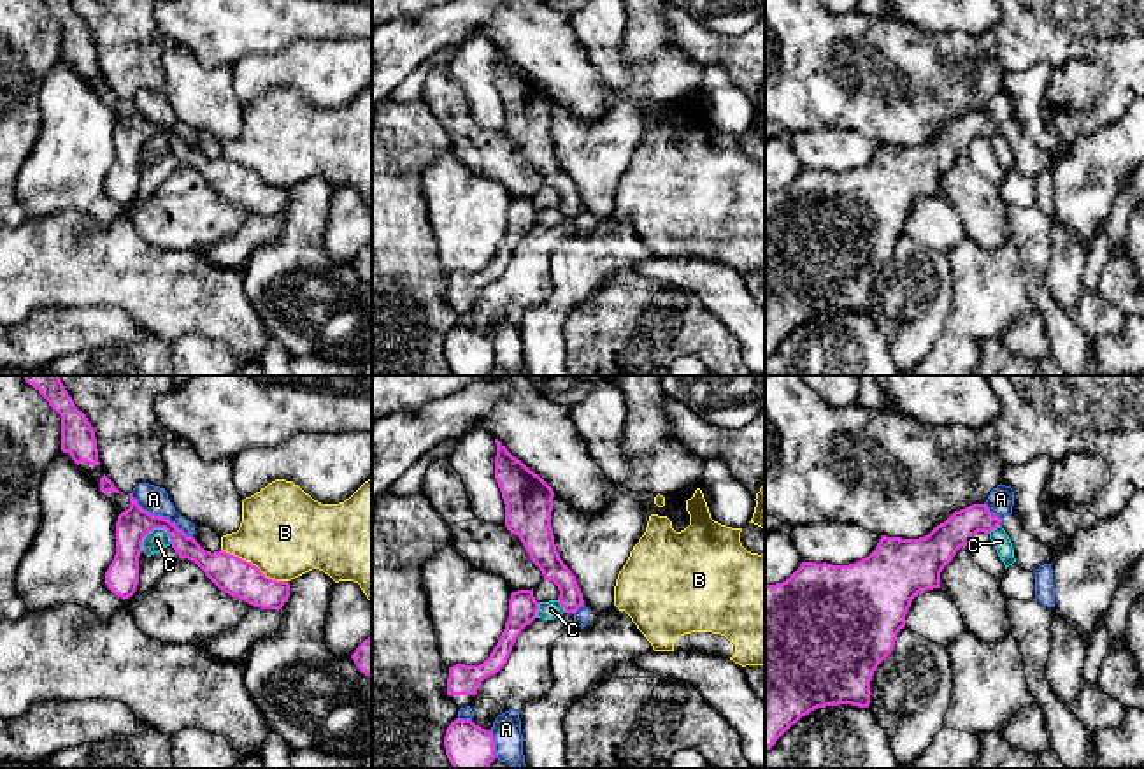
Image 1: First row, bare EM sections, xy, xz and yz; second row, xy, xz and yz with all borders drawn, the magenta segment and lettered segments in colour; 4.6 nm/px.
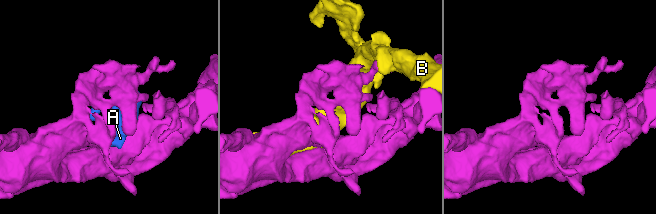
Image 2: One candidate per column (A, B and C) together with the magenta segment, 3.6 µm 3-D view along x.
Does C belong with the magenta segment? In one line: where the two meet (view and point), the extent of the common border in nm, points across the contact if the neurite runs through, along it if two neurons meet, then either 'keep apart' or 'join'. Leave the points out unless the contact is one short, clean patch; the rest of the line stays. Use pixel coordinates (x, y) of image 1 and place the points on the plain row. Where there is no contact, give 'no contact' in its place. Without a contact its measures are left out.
contact xy (150, 137); length 160 nm; border xy (167, 137), (151, 137), (142, 146), (141, 157); keep apart

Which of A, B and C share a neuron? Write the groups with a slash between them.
A B C

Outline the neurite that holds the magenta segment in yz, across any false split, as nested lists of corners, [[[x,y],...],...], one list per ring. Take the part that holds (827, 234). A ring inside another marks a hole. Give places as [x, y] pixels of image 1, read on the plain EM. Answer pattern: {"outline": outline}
{"outline": [[[986,111],[955,118],[944,130],[919,146],[881,142],[876,156],[849,172],[802,169],[783,190],[765,191],[765,358],[802,323],[825,313],[869,314],[870,288],[877,272],[893,258],[897,241],[905,234],[912,205],[940,195],[940,179],[977,139],[990,140],[1002,130]]]}

